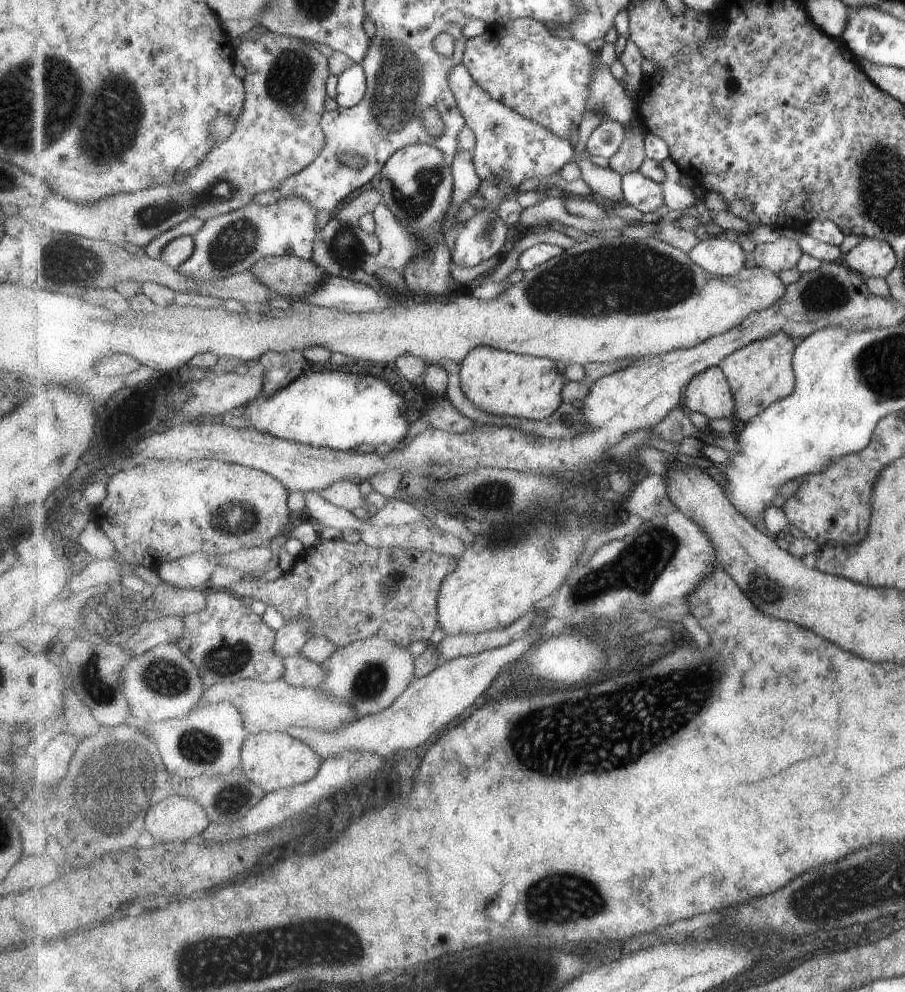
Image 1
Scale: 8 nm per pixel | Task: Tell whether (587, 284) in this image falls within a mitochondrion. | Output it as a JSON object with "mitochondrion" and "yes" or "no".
{"mitochondrion":"yes"}

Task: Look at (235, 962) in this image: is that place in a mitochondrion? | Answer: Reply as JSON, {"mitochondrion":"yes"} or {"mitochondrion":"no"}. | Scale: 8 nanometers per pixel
{"mitochondrion":"yes"}

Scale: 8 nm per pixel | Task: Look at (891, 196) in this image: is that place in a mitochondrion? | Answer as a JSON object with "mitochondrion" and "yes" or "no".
{"mitochondrion":"yes"}

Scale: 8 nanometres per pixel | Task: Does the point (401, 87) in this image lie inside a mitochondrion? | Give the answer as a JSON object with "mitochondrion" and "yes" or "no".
{"mitochondrion":"yes"}

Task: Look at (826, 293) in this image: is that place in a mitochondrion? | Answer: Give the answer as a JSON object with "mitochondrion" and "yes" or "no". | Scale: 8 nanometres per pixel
{"mitochondrion":"yes"}

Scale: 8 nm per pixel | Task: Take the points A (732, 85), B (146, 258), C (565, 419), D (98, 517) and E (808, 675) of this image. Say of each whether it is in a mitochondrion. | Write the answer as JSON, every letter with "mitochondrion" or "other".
{"A":"other","B":"other","C":"other","D":"other","E":"other"}

